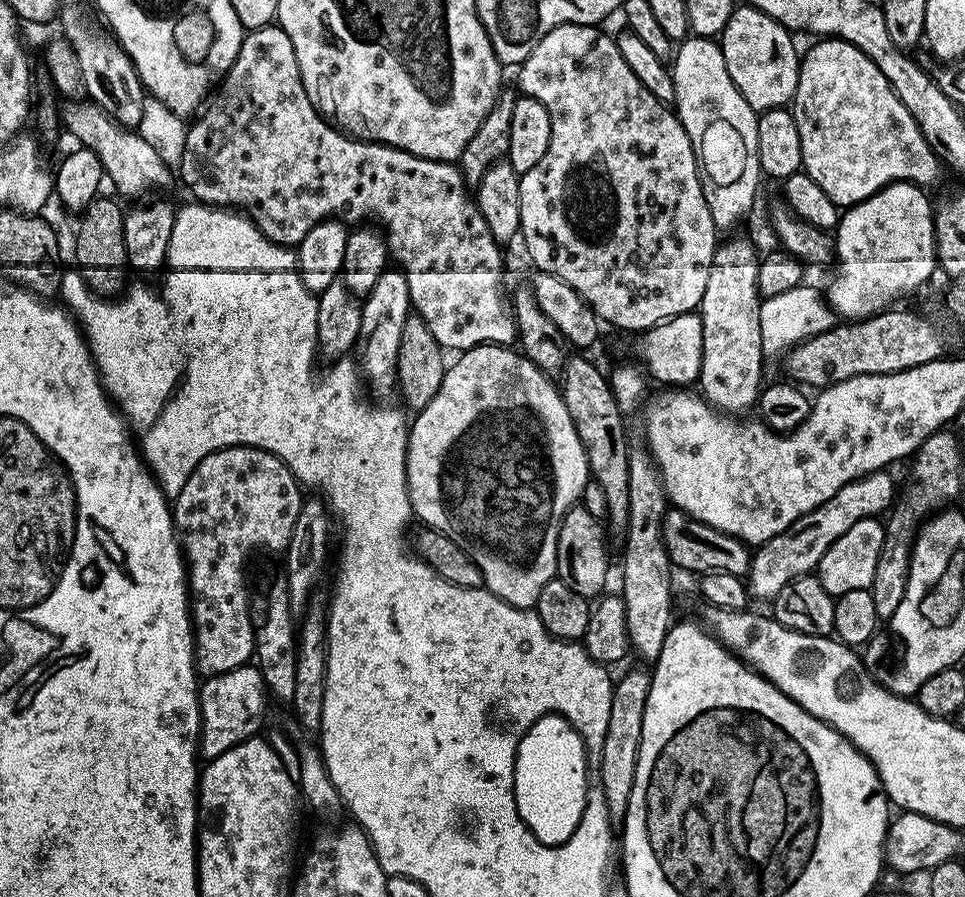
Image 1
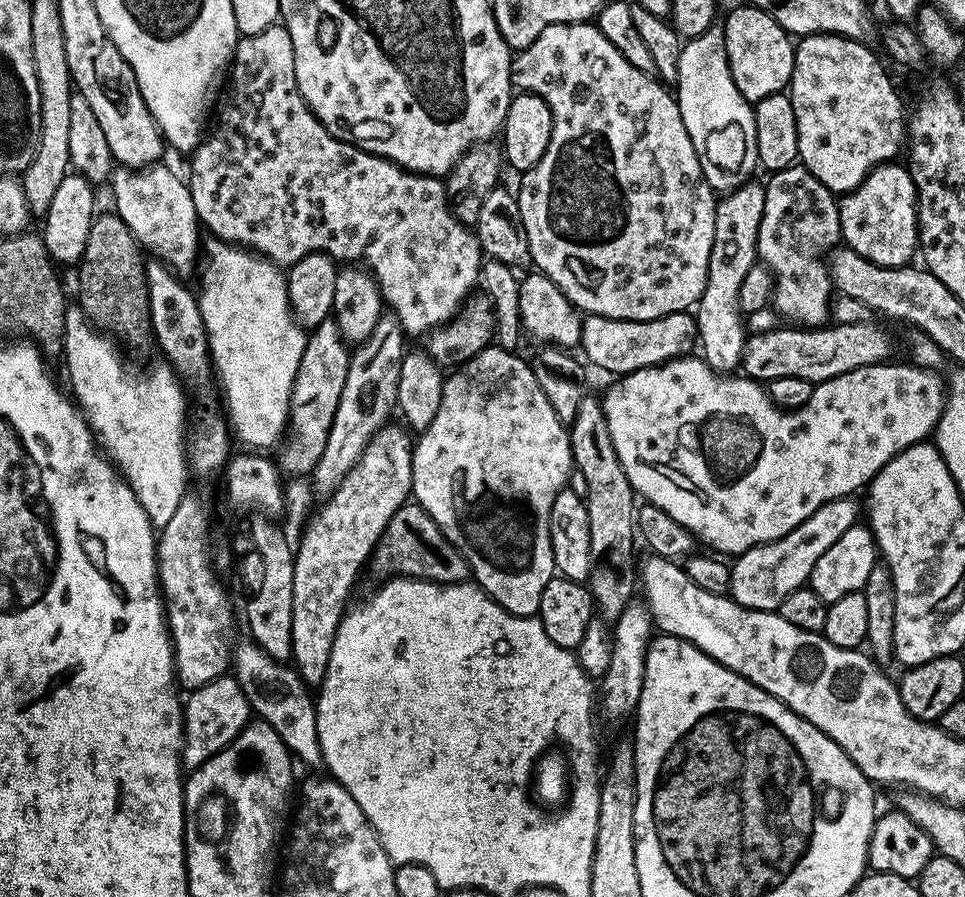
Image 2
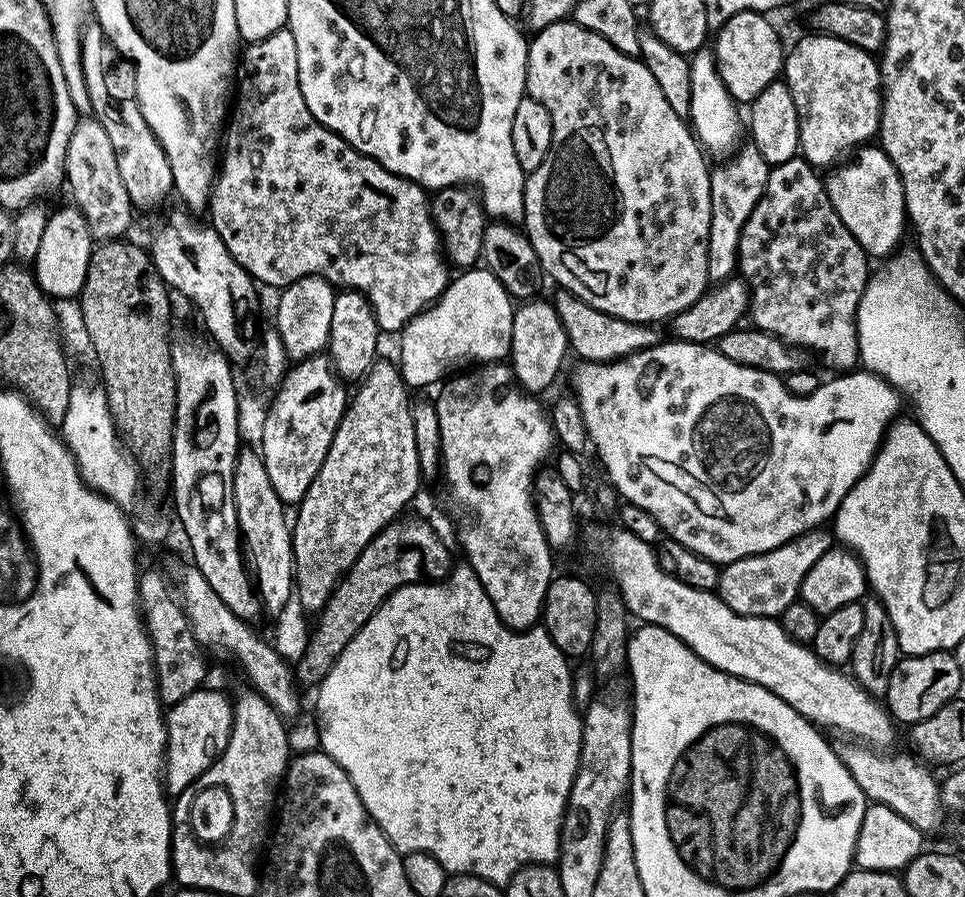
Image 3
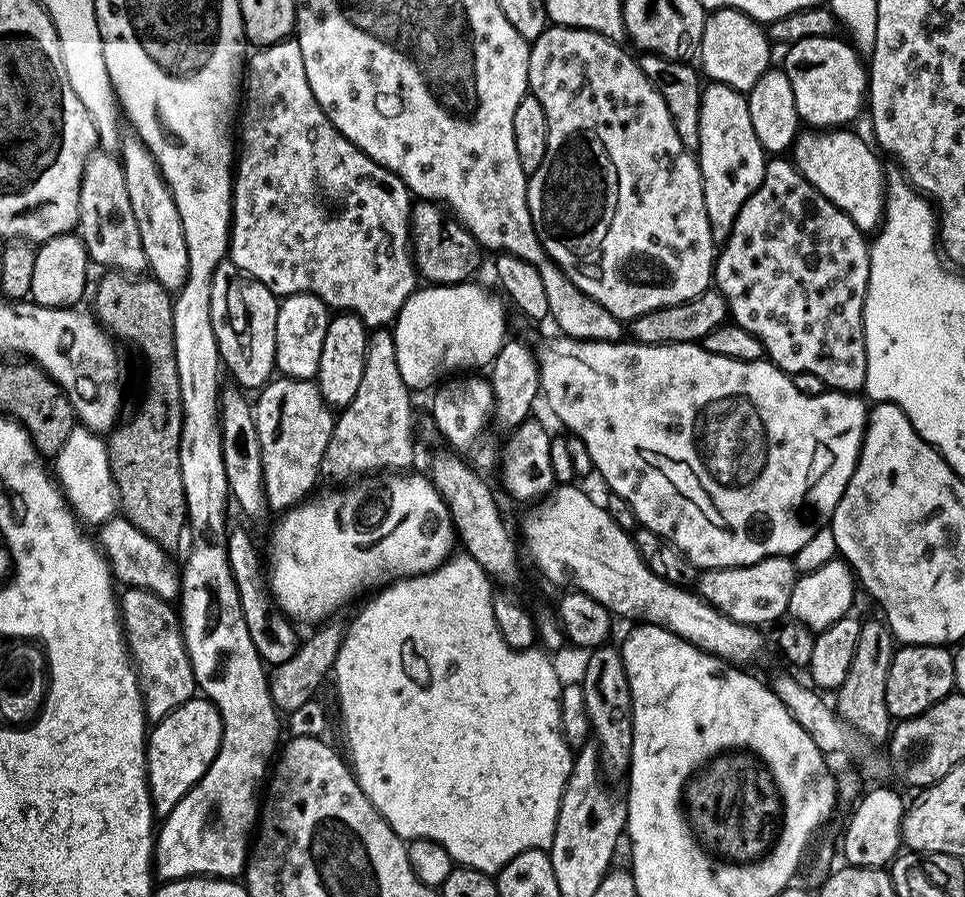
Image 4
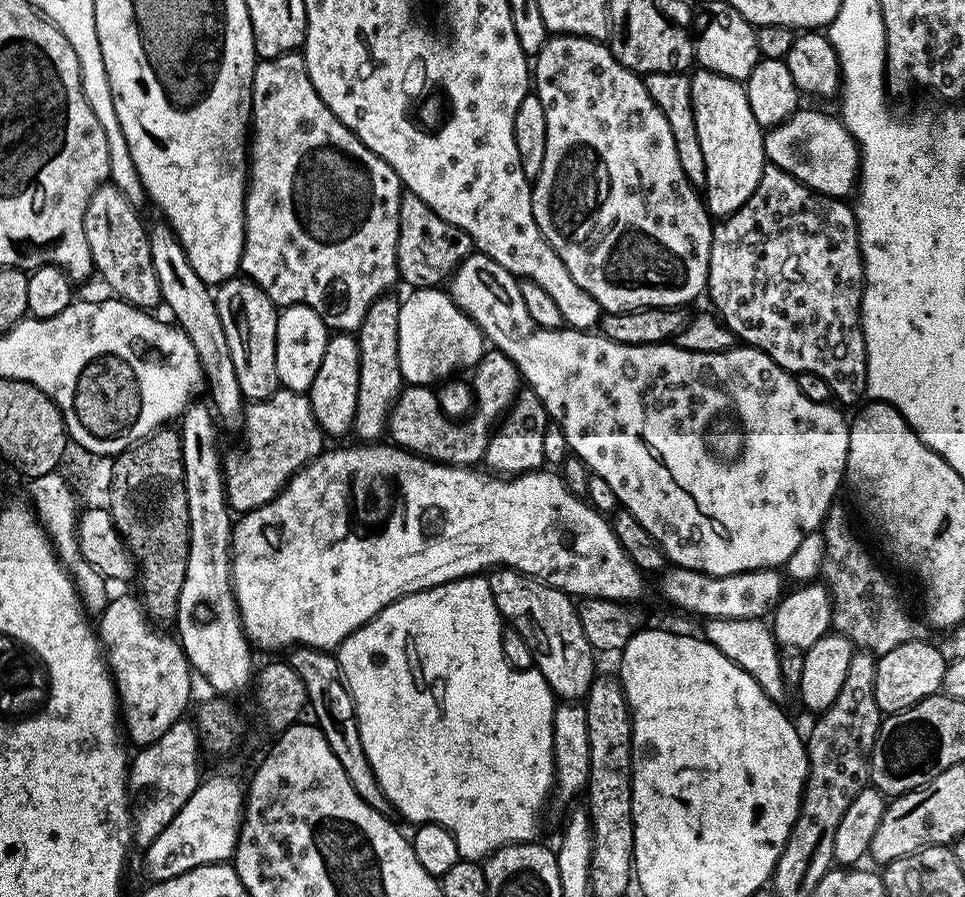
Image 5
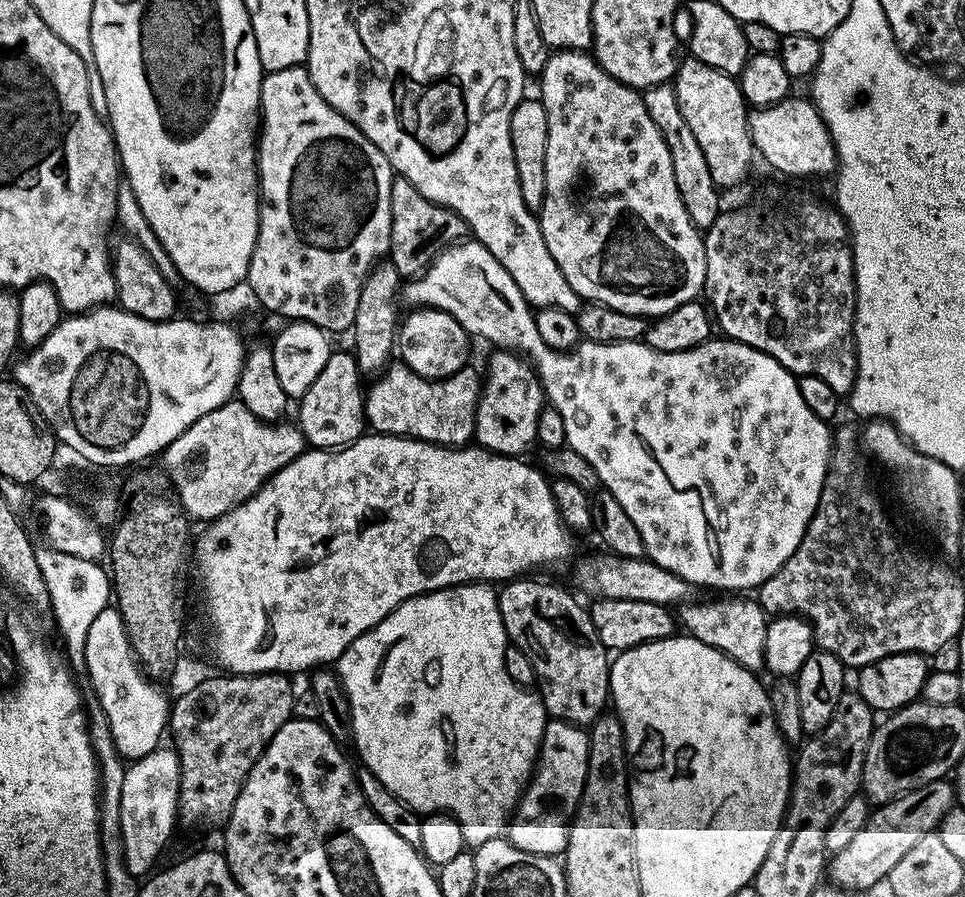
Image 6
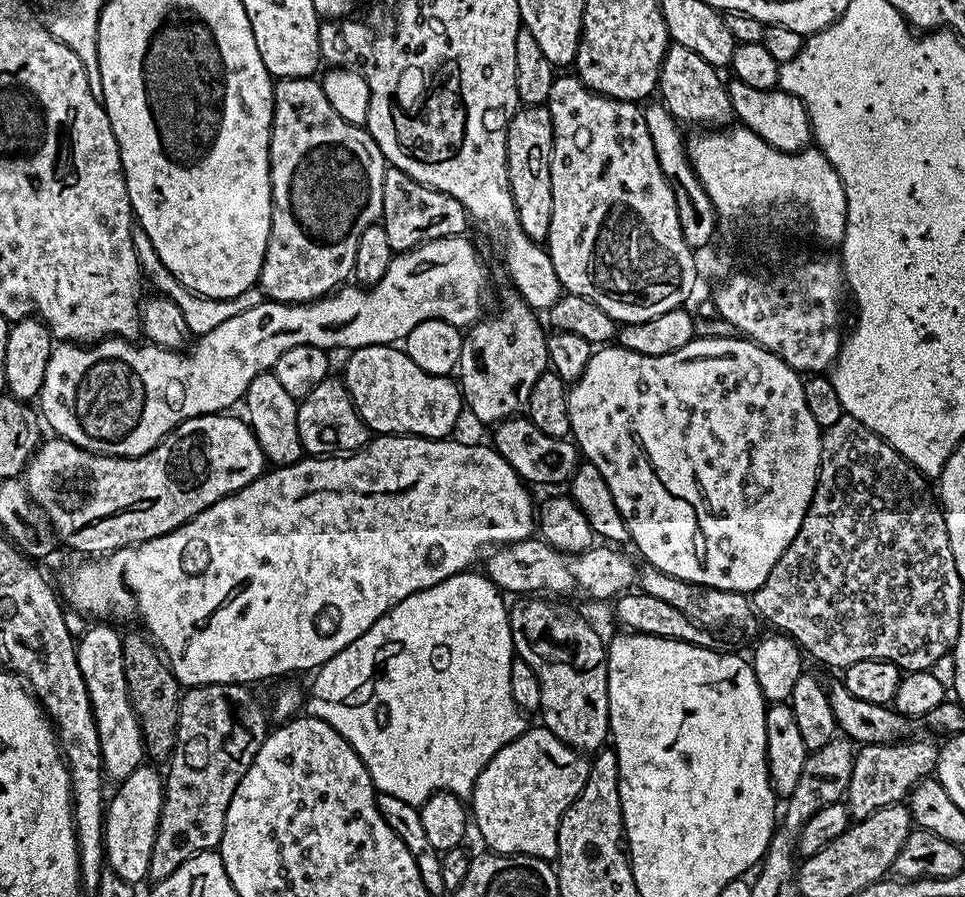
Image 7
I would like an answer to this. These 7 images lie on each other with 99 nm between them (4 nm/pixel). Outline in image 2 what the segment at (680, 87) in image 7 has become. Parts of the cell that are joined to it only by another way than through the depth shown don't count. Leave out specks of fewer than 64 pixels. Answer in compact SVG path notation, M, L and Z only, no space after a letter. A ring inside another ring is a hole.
M749 182L733 192L721 195L714 214L714 246L710 246L710 266L704 293L695 305L698 348L705 362L715 372L732 374L741 367L746 339L746 316L740 311L740 291L750 266L758 263L756 243L758 226L762 226L762 210L766 206L764 184Z

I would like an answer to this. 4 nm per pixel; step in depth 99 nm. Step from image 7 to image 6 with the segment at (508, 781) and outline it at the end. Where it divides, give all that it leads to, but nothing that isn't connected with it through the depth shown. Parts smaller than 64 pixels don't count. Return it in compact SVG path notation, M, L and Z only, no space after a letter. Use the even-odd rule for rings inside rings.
M549 719L542 734L540 752L536 756L536 766L532 773L532 779L528 781L528 787L524 795L520 797L518 805L519 815L524 815L528 820L513 819L506 828L506 839L518 850L526 850L530 854L542 854L543 856L563 857L568 845L568 824L565 818L571 817L576 810L576 803L586 782L586 770L588 769L588 734L579 724L568 724L565 720Z

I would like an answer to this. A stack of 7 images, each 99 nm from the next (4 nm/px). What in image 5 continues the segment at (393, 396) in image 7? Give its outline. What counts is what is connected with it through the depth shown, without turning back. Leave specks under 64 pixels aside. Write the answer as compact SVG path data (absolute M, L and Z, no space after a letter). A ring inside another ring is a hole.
M488 350L471 373L470 383L474 403L470 415L461 420L445 414L439 395L431 387L408 384L396 399L392 413L388 415L386 432L389 437L392 435L391 443L407 448L417 456L437 460L440 464L453 464L459 468L479 465L498 421L516 403L516 397L522 388L522 377L514 362L506 358L506 354Z

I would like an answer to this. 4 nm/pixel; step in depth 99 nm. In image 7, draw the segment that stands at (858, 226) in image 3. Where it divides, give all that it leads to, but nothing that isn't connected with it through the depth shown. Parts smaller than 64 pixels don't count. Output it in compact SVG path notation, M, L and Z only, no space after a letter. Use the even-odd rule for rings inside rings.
M735 78L729 79L727 85L733 117L743 127L758 134L758 138L762 138L770 146L783 152L803 152L813 143L812 123L806 106L798 97L790 95L779 87L754 90L754 86L746 86L746 82Z

